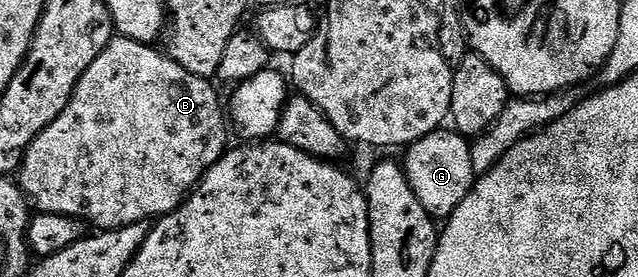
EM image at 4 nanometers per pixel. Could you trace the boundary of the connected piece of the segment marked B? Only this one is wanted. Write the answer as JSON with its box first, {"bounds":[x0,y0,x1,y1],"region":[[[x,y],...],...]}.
{"bounds":[18,36,230,232],"region":[[[113,36],[110,40],[110,44],[106,44],[106,48],[102,48],[102,52],[98,56],[98,60],[94,60],[94,64],[90,64],[90,68],[86,68],[86,72],[82,76],[82,80],[78,80],[78,84],[74,88],[74,96],[70,100],[70,104],[66,104],[66,108],[62,112],[62,116],[58,116],[58,120],[54,120],[54,124],[50,124],[44,129],[40,135],[38,135],[33,142],[30,143],[28,149],[24,151],[24,163],[20,165],[18,171],[18,185],[21,190],[24,191],[29,203],[37,211],[45,214],[61,214],[62,216],[70,216],[71,218],[79,218],[81,222],[87,224],[89,227],[95,228],[97,231],[103,232],[105,230],[121,230],[124,226],[130,224],[138,224],[139,222],[148,222],[149,220],[159,220],[164,217],[165,214],[169,214],[171,210],[177,210],[179,206],[184,202],[184,199],[195,190],[197,184],[204,179],[204,173],[208,171],[213,164],[221,156],[223,156],[229,149],[230,143],[228,143],[228,130],[230,134],[230,126],[226,121],[226,106],[220,103],[220,94],[212,87],[213,83],[209,79],[202,76],[194,76],[194,72],[186,72],[186,68],[182,68],[173,58],[169,58],[167,53],[156,51],[155,45],[147,42],[135,42],[129,38],[122,38],[119,36]]]}

